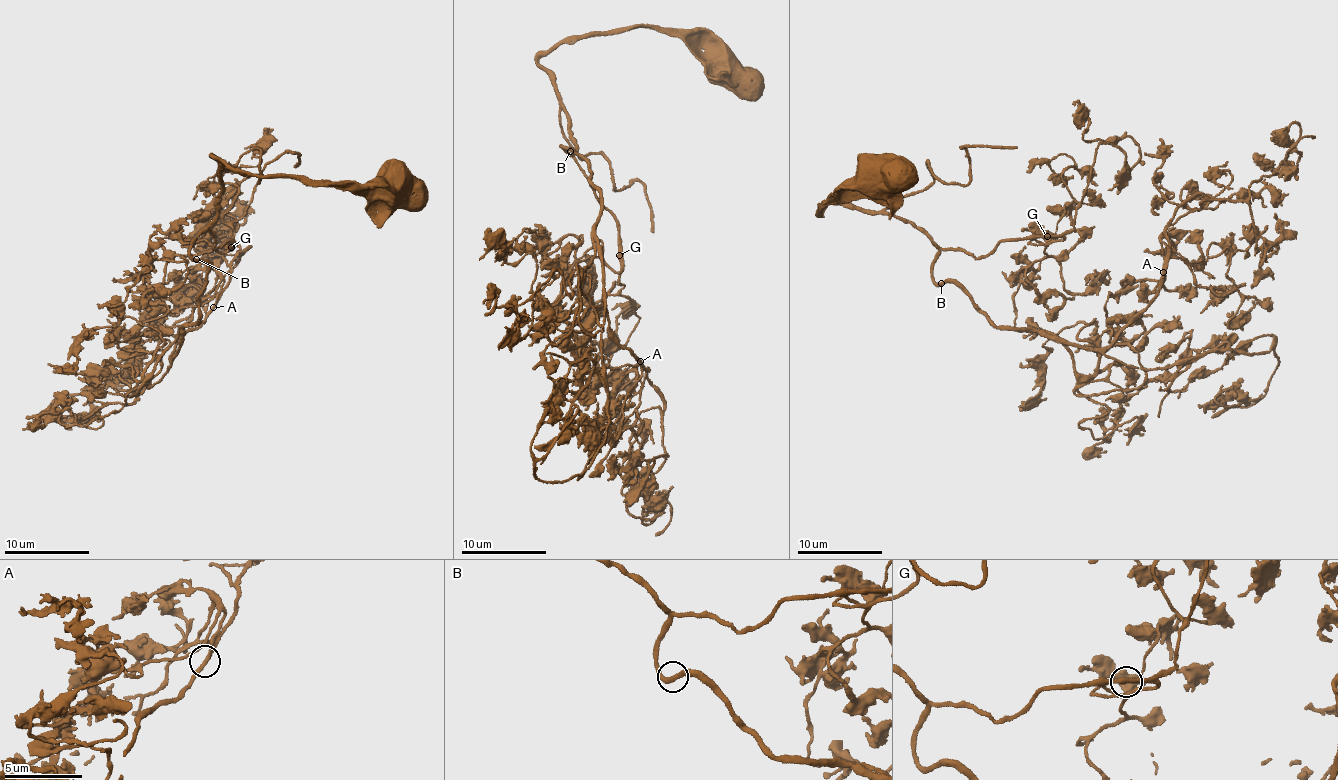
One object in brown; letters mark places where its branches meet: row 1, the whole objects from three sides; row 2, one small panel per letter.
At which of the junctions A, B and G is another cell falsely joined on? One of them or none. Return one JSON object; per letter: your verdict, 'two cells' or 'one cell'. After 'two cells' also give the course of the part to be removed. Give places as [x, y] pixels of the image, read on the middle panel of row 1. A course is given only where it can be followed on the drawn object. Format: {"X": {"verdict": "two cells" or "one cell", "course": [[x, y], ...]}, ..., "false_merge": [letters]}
{"A": {"verdict": "one cell"}, "B": {"verdict": "one cell"}, "G": {"verdict": "one cell"}, "false_merge": []}

